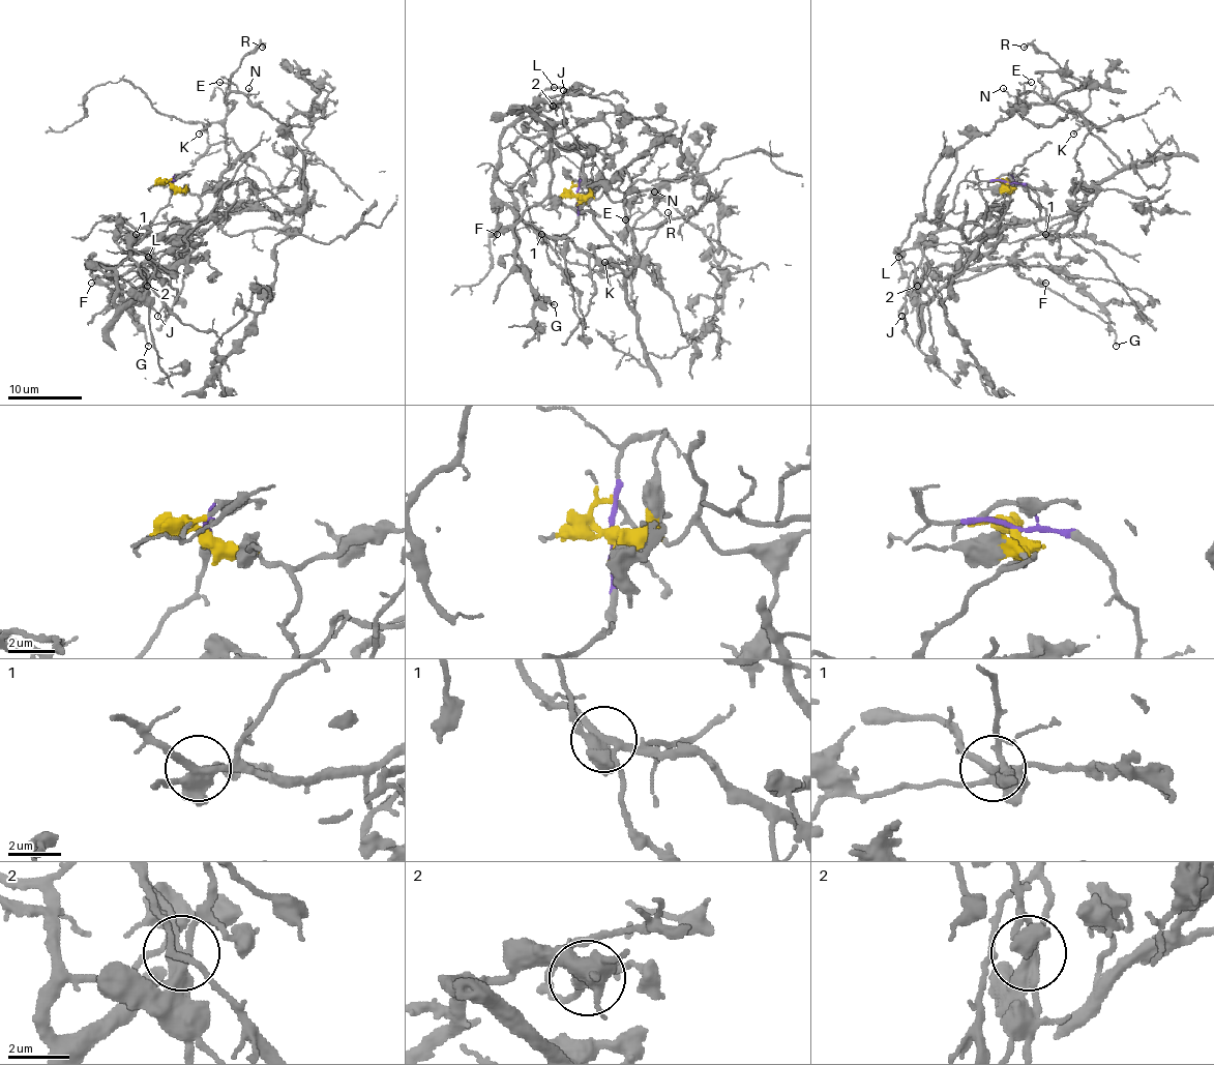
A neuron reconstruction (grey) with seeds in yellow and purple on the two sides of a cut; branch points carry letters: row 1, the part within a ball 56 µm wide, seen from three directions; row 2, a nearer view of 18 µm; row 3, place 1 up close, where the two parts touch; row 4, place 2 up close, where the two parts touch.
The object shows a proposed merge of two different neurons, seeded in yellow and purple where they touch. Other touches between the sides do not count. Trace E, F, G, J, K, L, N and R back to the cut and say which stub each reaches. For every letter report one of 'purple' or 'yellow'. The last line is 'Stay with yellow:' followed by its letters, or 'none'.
E: purple
F: yellow
G: yellow
J: purple
K: purple
L: yellow
N: purple
R: purple
Stay with yellow: F, G, L

